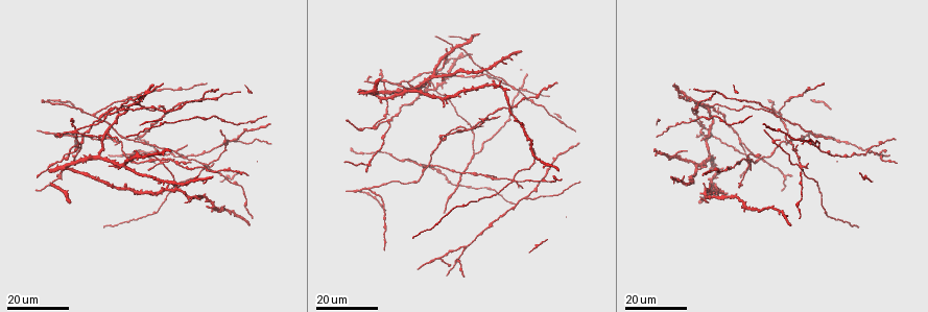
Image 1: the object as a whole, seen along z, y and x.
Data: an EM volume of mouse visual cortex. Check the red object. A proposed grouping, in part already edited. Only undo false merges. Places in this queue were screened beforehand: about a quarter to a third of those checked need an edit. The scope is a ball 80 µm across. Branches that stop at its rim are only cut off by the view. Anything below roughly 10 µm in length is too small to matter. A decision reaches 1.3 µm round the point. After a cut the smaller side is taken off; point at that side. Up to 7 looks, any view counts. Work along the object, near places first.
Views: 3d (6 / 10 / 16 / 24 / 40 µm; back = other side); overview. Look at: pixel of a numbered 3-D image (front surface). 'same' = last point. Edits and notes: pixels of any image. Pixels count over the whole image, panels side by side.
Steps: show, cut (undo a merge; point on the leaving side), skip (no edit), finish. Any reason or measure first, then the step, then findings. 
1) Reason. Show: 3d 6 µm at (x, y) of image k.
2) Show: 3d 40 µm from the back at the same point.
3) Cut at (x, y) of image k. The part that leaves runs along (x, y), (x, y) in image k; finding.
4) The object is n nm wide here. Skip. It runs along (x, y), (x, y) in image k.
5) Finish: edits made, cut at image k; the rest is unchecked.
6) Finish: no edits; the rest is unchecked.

Show: 3d 16 µm at (694, 122) of image 1.

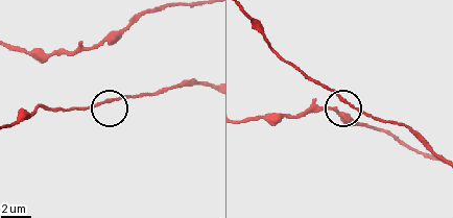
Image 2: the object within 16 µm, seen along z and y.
Show: 3d 6 µm at (343, 98) of image 2.

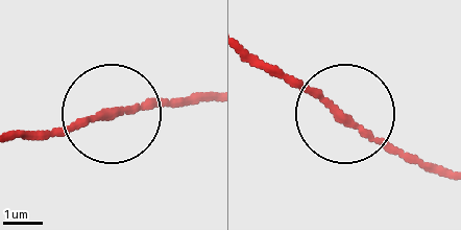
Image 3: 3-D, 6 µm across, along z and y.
Skip. One neuron here.

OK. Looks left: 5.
Three arms meet. Show: 3d 16 µm at (432, 81) of image 1.

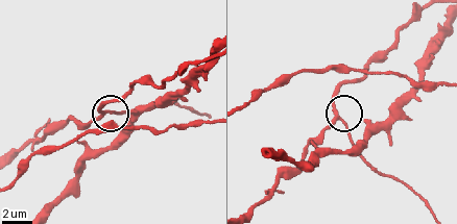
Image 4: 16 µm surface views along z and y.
Show: 3d 10 µm at (103, 112) of image 4.

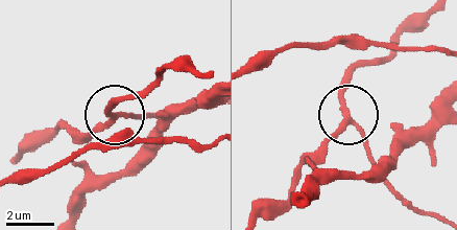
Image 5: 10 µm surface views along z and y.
The object is 210 nm wide here. Cut at (133, 115) of image 5. A second neuron is stuck on.

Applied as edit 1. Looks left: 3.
Two arms in line, one across. Show: 3d 16 µm at (95, 113) of image 1.

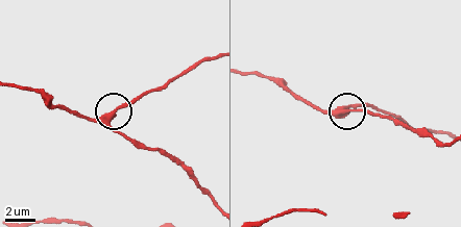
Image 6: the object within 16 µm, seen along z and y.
Show: 3d 10 µm at (342, 108) of image 6.

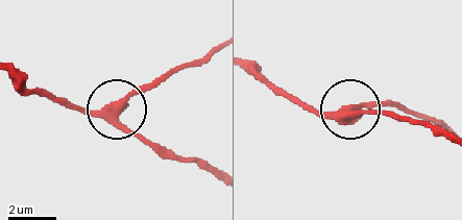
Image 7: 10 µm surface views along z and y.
Show: 3d 6 µm at (116, 107) of image 7.

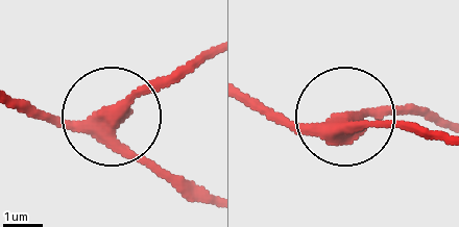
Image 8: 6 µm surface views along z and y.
Skip. It runs along (206, 202), (145, 169), (112, 122), (19, 108) in image 8; one neuron here.

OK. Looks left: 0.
Finish: edits made, cut at image 5; the rest is unchecked.

